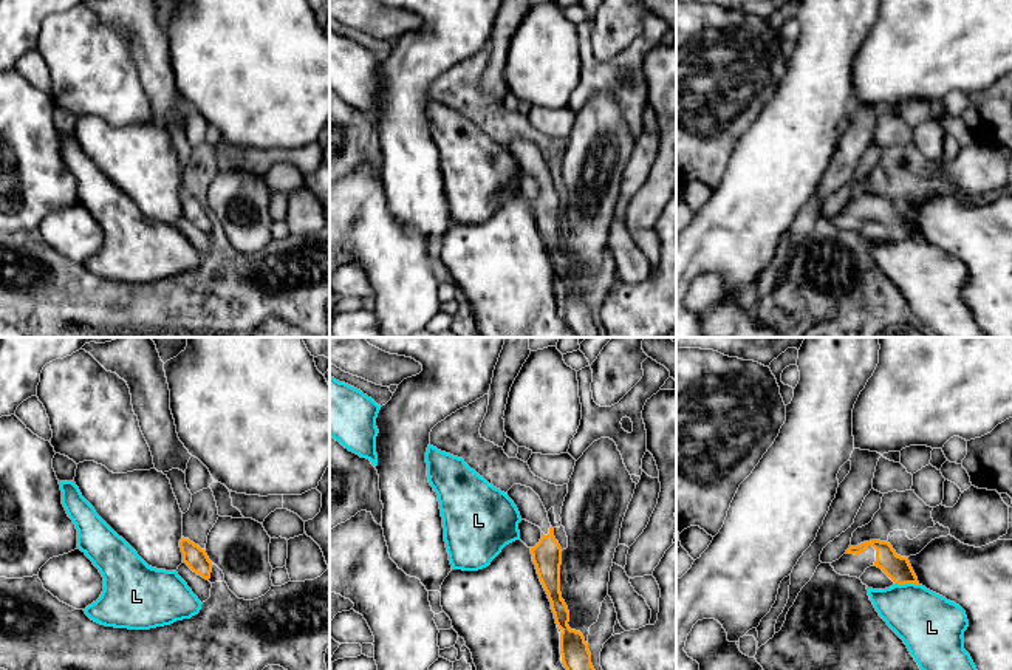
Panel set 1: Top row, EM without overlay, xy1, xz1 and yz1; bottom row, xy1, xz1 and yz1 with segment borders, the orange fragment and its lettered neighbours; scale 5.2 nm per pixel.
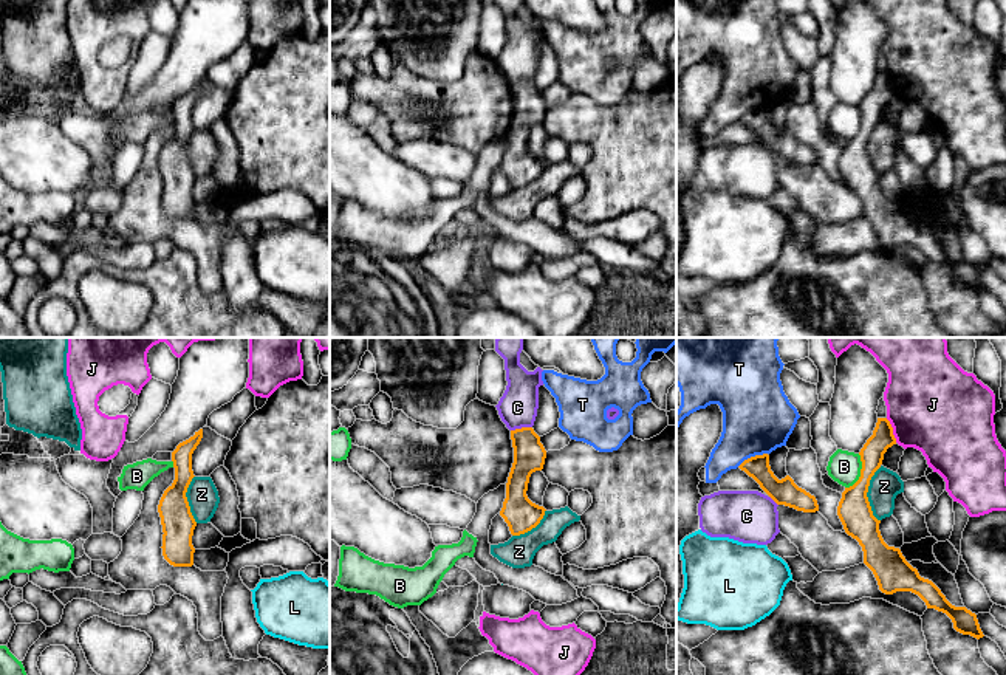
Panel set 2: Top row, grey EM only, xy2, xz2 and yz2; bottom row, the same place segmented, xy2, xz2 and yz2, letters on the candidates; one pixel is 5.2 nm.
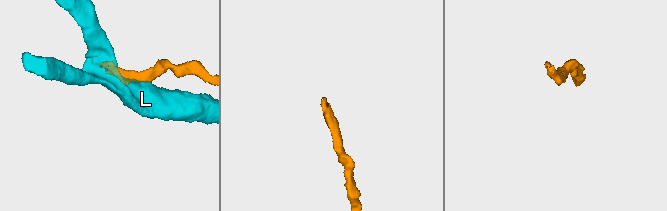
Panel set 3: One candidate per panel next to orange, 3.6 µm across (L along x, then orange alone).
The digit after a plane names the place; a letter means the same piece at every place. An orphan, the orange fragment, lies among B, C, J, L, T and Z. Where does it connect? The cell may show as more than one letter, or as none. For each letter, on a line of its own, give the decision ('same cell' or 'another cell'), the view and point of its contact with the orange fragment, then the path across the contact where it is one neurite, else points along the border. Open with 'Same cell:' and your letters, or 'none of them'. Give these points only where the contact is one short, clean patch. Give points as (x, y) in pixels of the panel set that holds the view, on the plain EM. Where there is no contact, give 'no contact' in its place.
Same cell: none of them
B: another cell | yz2 (861, 126) | along yz2 (859, 107), (861, 129), (845, 141)
C: another cell | xz2 (522, 81)
J: another cell | yz2 (892, 84) | along yz2 (886, 71), (896, 95)
L: another cell | yz1 (907, 235)
T: another cell | yz2 (751, 110)
Z: another cell | yz2 (865, 147) | along yz2 (881, 119), (872, 130), (867, 146), (872, 167), (878, 174)

